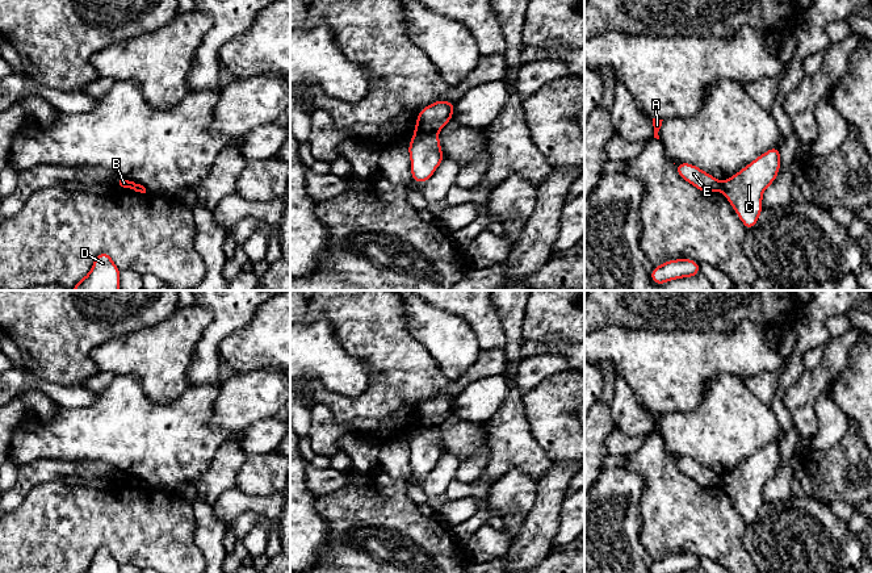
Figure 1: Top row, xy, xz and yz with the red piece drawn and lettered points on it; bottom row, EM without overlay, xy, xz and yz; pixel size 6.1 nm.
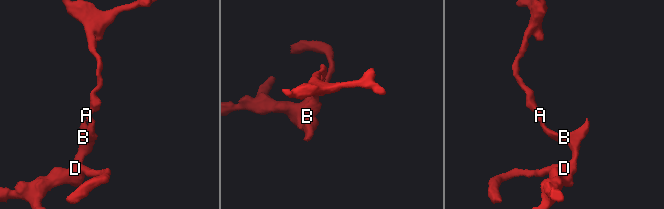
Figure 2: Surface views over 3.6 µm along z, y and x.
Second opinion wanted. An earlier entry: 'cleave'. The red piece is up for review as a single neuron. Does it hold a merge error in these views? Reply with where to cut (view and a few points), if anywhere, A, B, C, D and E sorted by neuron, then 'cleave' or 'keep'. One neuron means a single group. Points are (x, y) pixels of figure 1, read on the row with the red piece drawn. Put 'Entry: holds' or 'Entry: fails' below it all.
cut in xz along (415, 132), (435, 133); A B E / C D; cleave
Entry: holds

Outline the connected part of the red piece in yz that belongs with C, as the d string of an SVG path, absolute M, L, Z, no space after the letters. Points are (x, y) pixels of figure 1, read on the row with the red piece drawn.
M780 146L766 151L738 173L721 183L721 191L747 230L756 225L763 210L762 196L780 170Z

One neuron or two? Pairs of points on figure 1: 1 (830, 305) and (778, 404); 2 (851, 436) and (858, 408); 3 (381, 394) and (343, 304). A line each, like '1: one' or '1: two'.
1: one
2: two
3: one

